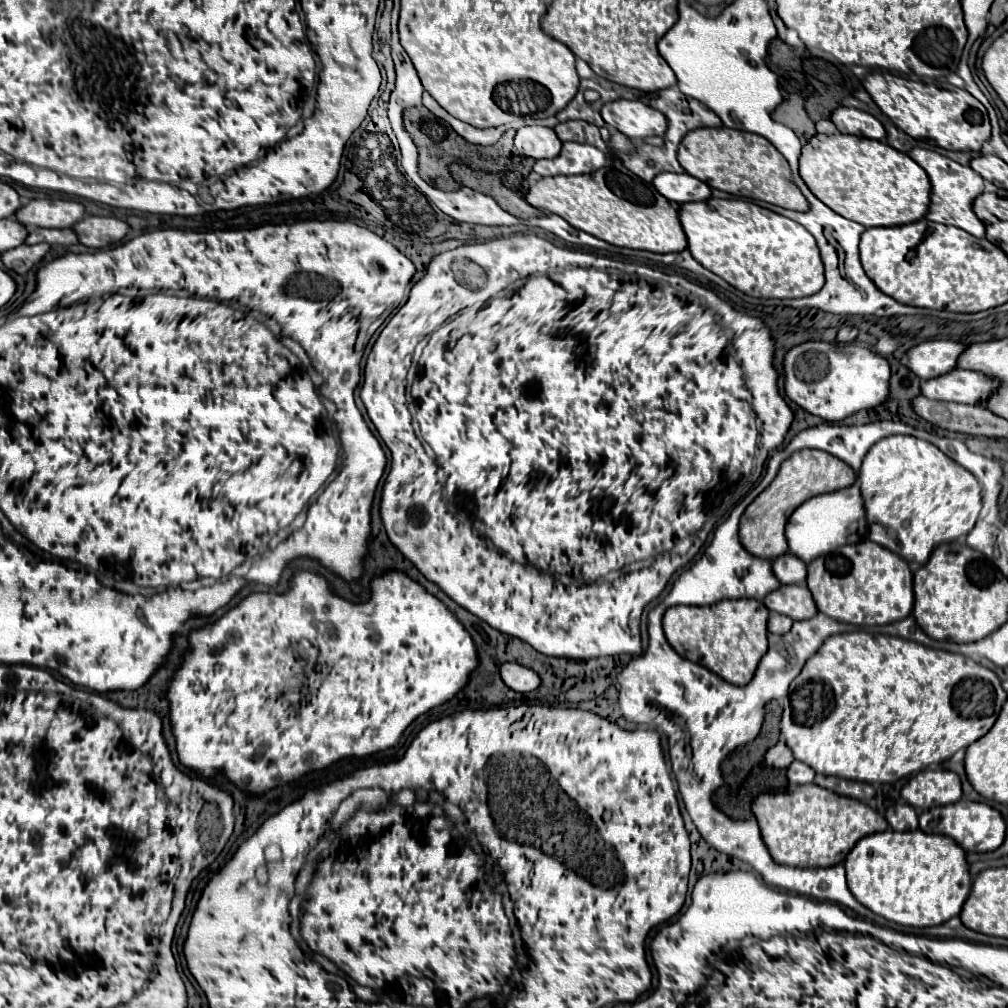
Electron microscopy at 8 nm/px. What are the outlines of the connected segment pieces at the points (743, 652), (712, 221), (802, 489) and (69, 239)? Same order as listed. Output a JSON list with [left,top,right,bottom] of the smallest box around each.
[[664,600,768,686],[680,198,824,298],[740,450,858,560],[26,228,78,246]]

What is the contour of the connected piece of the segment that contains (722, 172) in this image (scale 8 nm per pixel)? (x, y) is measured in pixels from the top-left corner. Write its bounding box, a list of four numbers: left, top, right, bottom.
[678,126,810,212]

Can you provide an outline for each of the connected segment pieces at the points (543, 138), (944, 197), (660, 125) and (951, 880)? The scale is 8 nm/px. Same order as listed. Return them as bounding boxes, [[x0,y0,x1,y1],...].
[[514,126,562,158],[910,148,984,236],[602,100,668,140],[844,830,972,928]]

